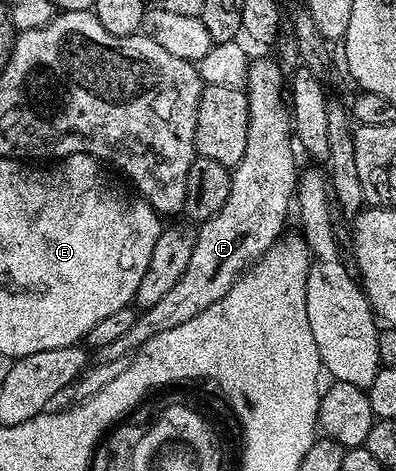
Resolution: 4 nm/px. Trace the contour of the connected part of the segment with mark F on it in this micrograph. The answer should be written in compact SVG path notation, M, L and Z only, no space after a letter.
M254 59L250 63L247 95L247 150L243 150L243 158L232 169L231 194L227 196L227 202L223 202L223 210L197 228L195 250L191 250L187 270L183 270L179 282L175 282L174 288L160 302L155 302L155 306L138 311L135 326L131 326L127 334L96 349L96 363L133 356L147 341L155 338L155 334L183 326L183 322L195 318L195 314L203 314L207 306L215 306L215 302L219 302L219 298L223 298L238 278L245 275L270 246L278 243L279 237L286 231L285 219L289 212L291 216L297 195L299 167L291 112L283 95L281 68L275 61Z

